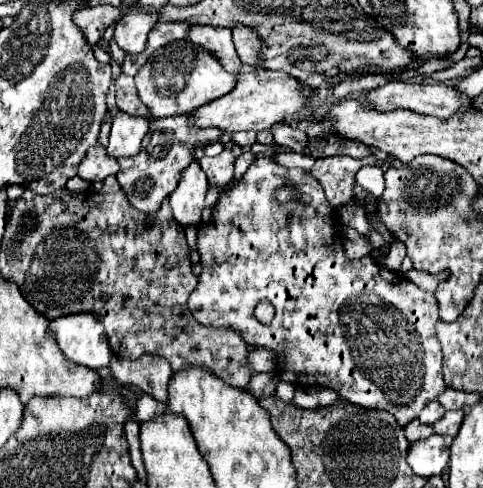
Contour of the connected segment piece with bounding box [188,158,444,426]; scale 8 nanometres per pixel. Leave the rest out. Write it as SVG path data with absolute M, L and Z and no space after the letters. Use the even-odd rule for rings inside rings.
M258 158L250 164L248 172L244 174L244 178L240 180L240 184L236 188L232 188L228 194L220 196L218 204L212 210L212 222L210 224L202 224L200 232L198 232L198 254L200 254L200 262L202 262L202 274L198 276L198 286L196 290L190 294L188 300L188 308L192 312L192 316L204 324L204 326L212 326L212 328L232 328L238 334L242 334L246 338L248 344L252 346L262 346L262 348L270 348L272 352L276 352L278 360L276 360L276 372L280 380L290 382L290 384L308 384L312 382L312 386L322 386L322 388L330 388L334 390L340 398L356 404L356 406L364 406L364 408L376 408L376 410L386 410L390 412L396 422L400 422L400 426L406 426L410 420L418 418L420 410L424 408L424 404L428 400L438 398L438 394L444 390L444 380L442 380L442 350L440 350L440 342L436 338L436 322L438 322L438 304L432 292L424 292L420 290L416 284L412 284L406 276L388 270L386 266L378 264L372 256L364 256L360 260L346 260L342 244L336 242L340 240L338 230L328 222L330 220L330 204L324 196L324 188L320 186L320 182L316 182L316 178L312 178L312 174L308 174L306 170L286 170L282 166L278 166L274 162L274 158ZM284 184L292 184L296 188L296 192L306 194L306 202L296 202L290 200L288 204L278 204L274 202L272 194L276 188L284 186ZM258 300L270 300L272 306L276 308L276 316L270 324L260 324L254 318L254 306Z

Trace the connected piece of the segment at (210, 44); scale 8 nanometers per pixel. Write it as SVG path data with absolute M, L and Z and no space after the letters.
M194 24L194 26L190 26L188 38L190 38L194 44L204 46L204 48L208 48L208 52L216 54L228 72L240 74L242 62L240 62L240 58L238 58L238 54L236 54L230 28L222 28L222 26L216 26L216 28L214 28L214 26Z

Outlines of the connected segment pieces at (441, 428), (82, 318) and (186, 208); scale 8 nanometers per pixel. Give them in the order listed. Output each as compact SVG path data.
M454 410L454 412L446 412L436 424L434 424L434 432L436 434L448 434L448 436L456 436L462 424L464 412L462 410Z
M70 314L50 322L48 330L54 334L62 354L80 366L102 368L108 366L112 350L108 346L102 322L92 314Z
M194 158L190 166L180 172L180 184L170 196L172 214L176 222L180 222L180 226L200 224L206 190L208 190L206 174L200 170L198 160Z

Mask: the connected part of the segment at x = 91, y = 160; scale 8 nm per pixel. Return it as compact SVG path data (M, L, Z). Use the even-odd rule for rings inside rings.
M98 142L98 146L90 146L88 156L84 156L84 162L78 166L78 176L94 182L94 180L104 180L110 174L118 172L118 162L106 154L106 148Z

